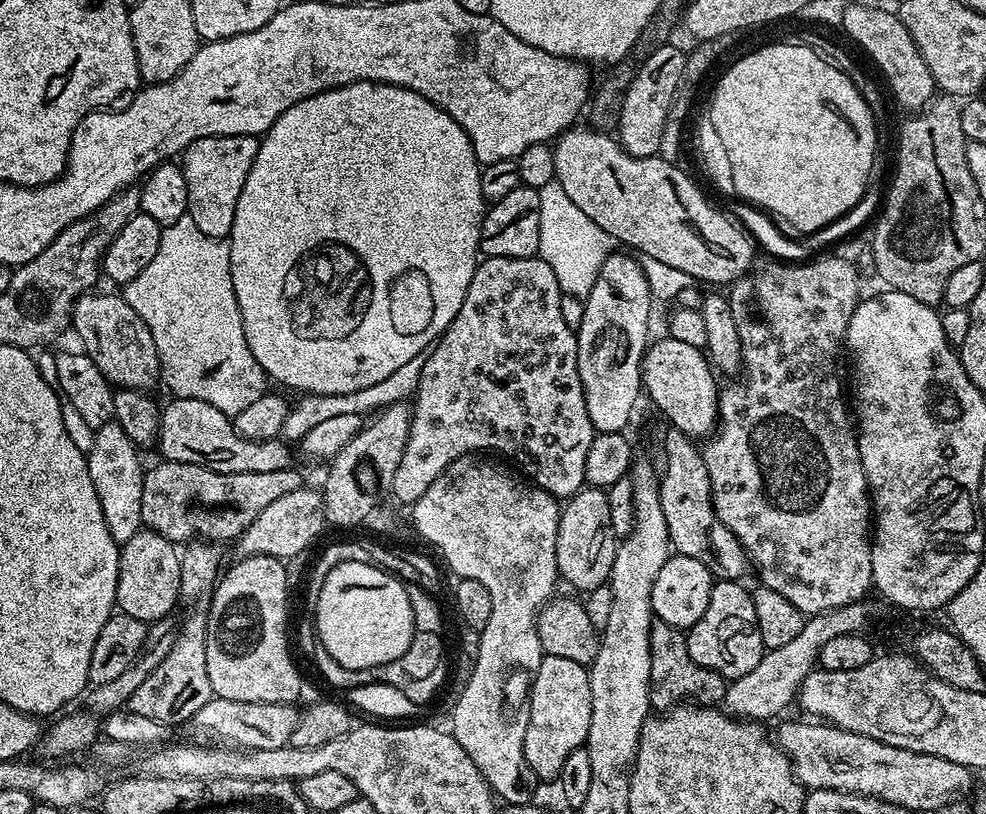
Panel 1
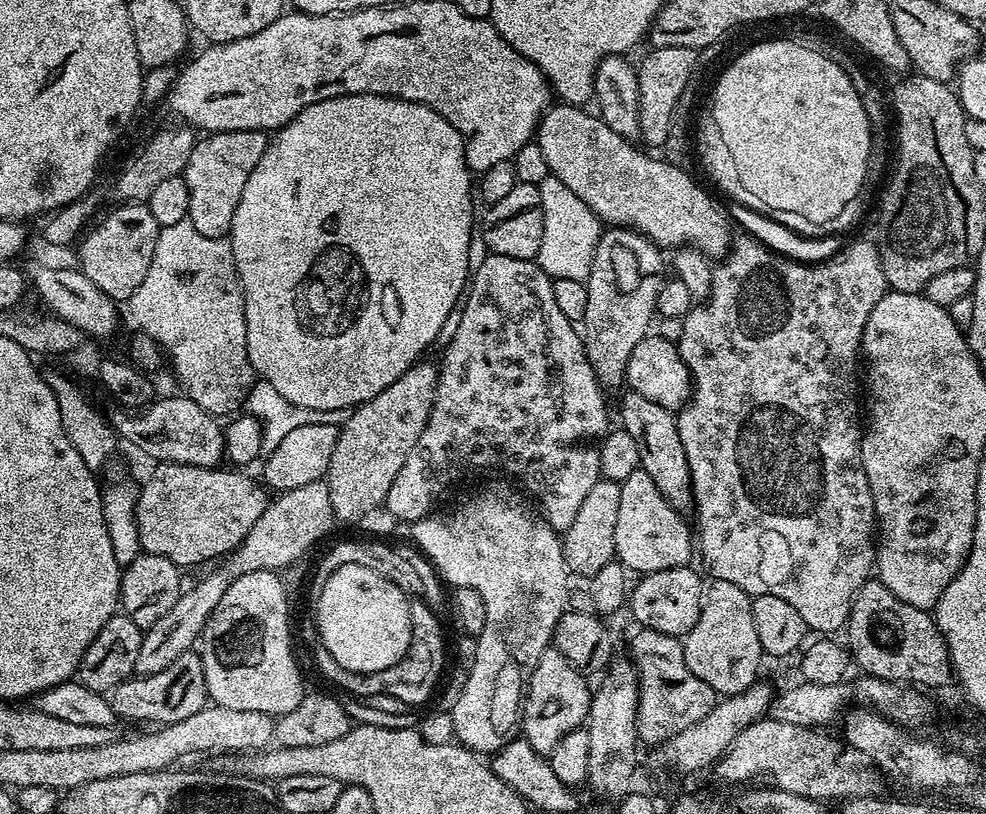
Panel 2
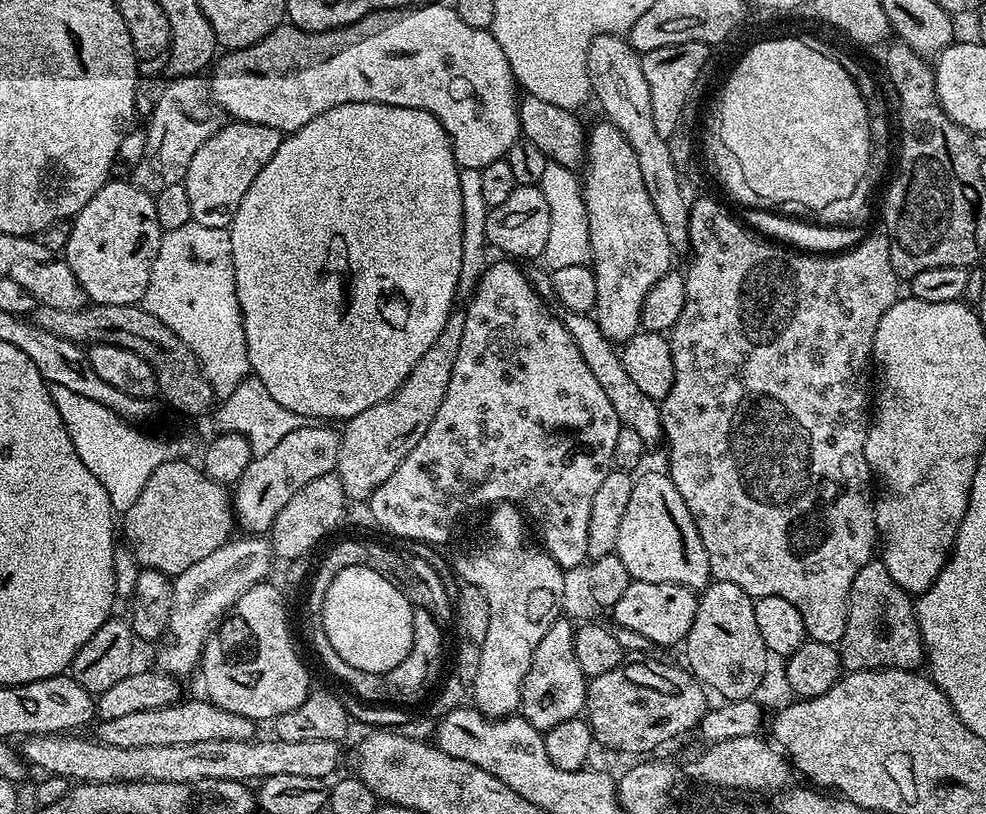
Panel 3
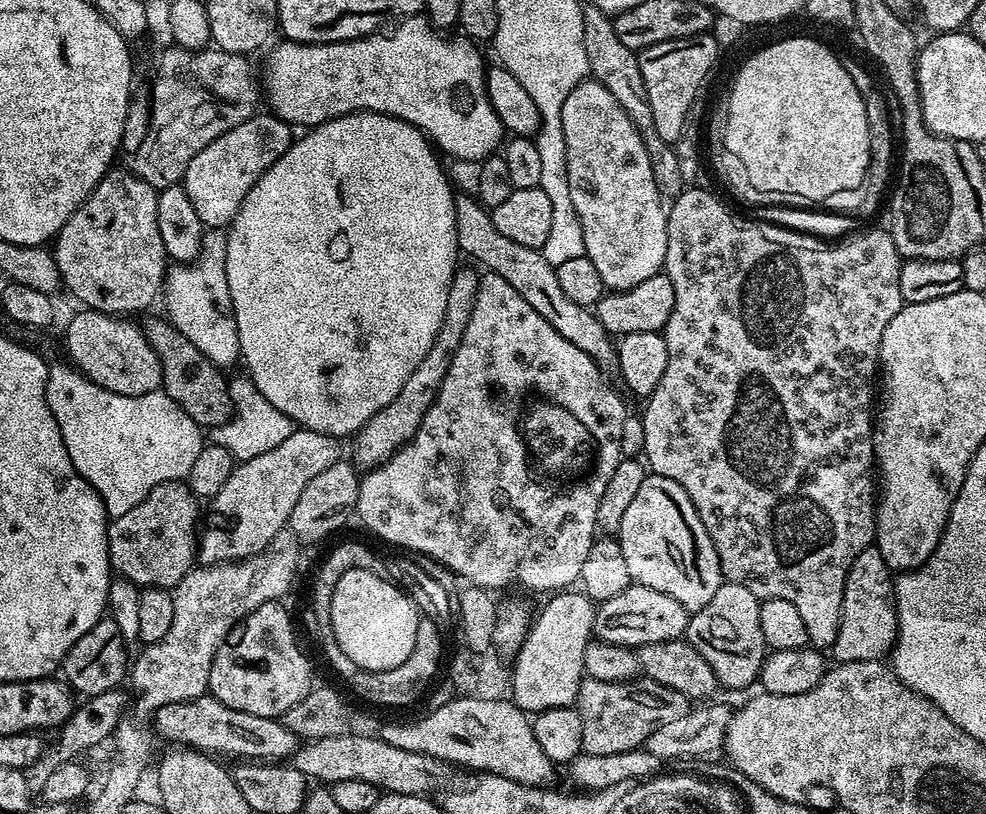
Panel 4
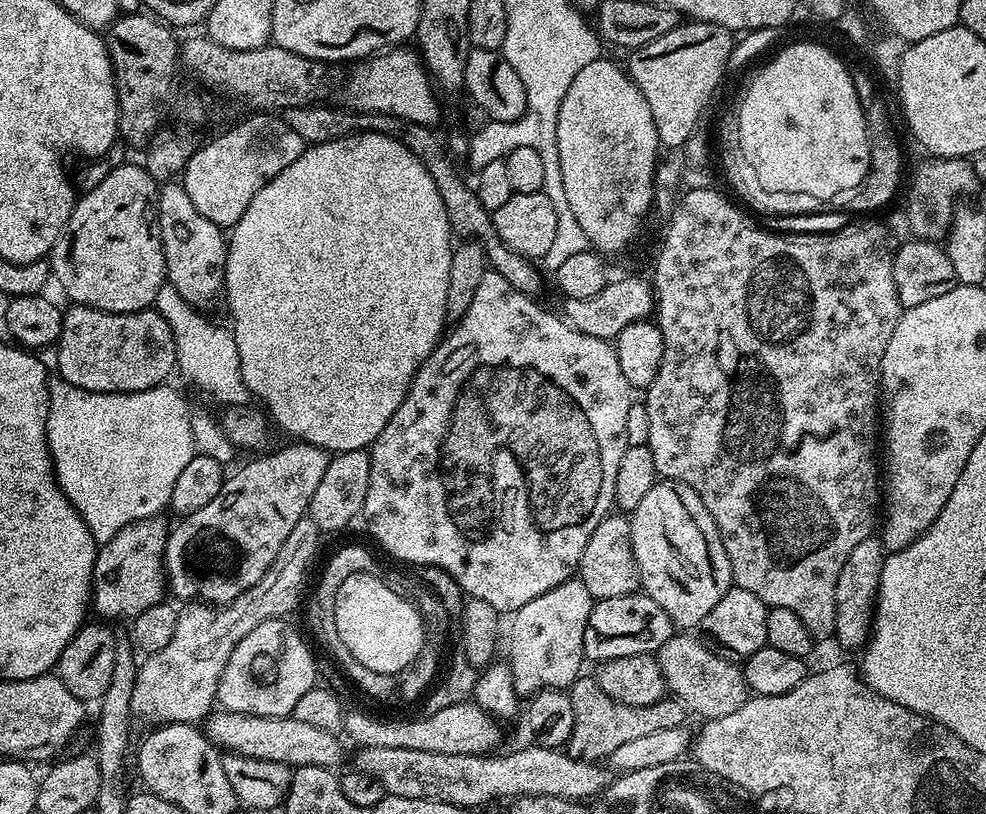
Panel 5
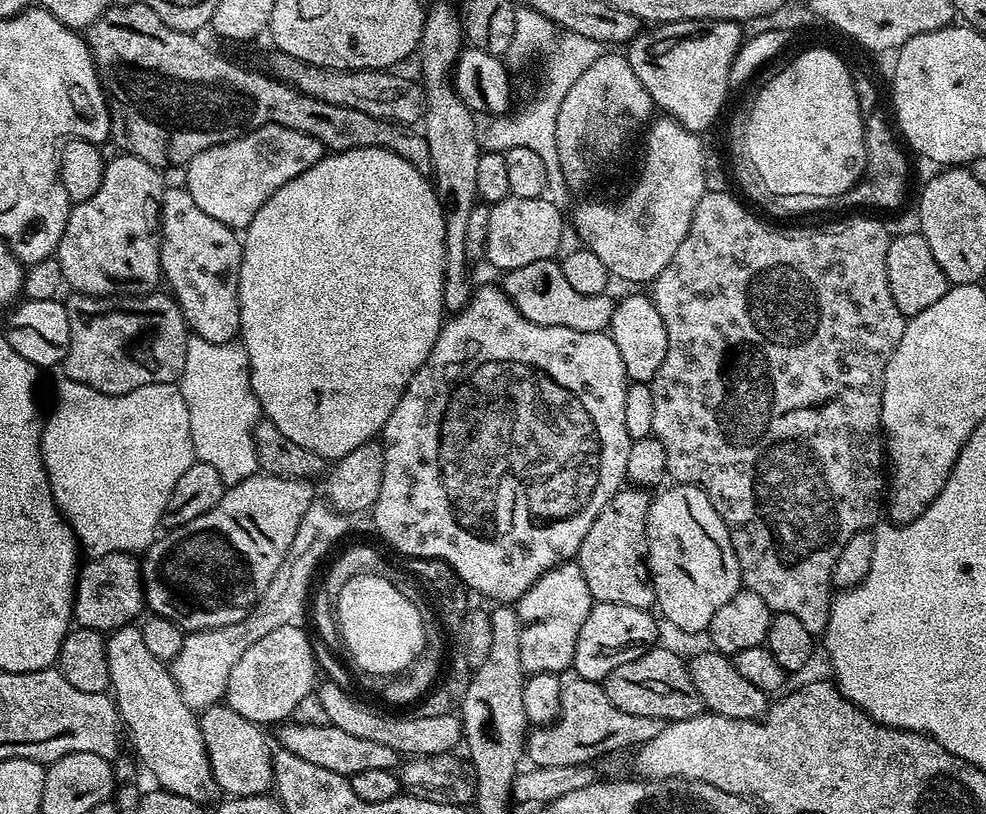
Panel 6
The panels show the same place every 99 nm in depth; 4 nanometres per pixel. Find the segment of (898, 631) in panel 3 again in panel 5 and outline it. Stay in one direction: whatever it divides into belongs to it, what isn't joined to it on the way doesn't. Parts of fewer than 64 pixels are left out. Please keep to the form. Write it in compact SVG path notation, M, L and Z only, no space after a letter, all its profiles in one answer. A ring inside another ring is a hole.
M870 535L862 542L858 542L858 546L854 546L854 551L846 557L846 562L838 573L838 586L834 586L836 603L834 640L844 648L863 649L872 635L876 591L880 588L880 575L885 555L883 539Z

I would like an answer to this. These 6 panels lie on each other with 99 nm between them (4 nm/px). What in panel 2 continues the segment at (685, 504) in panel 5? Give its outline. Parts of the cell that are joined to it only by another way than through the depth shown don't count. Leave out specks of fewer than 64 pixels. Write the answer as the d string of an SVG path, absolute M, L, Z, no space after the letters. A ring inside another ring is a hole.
M639 468L630 478L620 481L622 498L618 505L618 522L614 526L615 559L632 574L682 568L694 556L694 536L683 524L676 509L650 493L650 474Z

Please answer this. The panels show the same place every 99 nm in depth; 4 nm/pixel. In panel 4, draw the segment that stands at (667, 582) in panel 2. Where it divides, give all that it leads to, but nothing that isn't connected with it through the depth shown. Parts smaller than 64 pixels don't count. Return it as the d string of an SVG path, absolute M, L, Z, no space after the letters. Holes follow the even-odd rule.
M632 584L615 598L599 601L592 623L592 635L602 642L637 650L644 644L681 639L688 631L689 615L678 601L670 598L670 594L650 590L650 586Z

